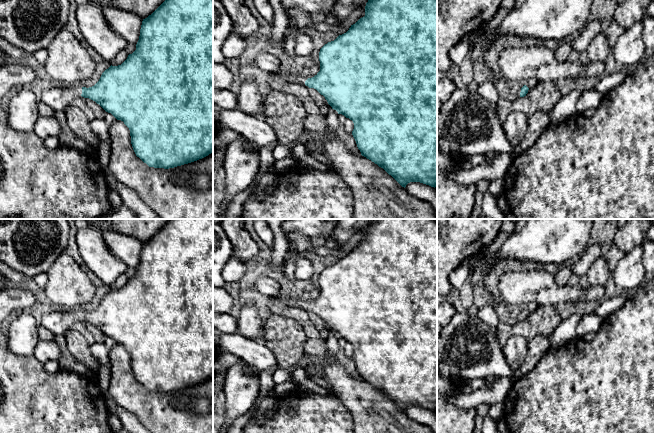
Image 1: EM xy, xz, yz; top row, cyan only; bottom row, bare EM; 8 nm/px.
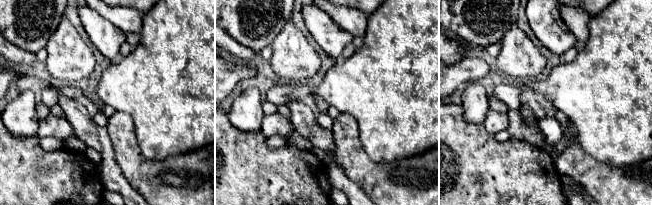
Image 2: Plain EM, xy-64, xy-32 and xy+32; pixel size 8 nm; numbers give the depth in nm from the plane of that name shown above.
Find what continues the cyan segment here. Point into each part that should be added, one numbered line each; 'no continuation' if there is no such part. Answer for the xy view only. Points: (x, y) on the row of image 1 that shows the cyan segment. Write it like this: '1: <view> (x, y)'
1: xy (58, 97)

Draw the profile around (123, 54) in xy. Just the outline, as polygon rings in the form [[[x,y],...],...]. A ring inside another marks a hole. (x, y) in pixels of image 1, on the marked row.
[[[126,49],[121,50],[115,58],[110,62],[112,66],[118,66],[121,65],[128,57],[128,52]]]

